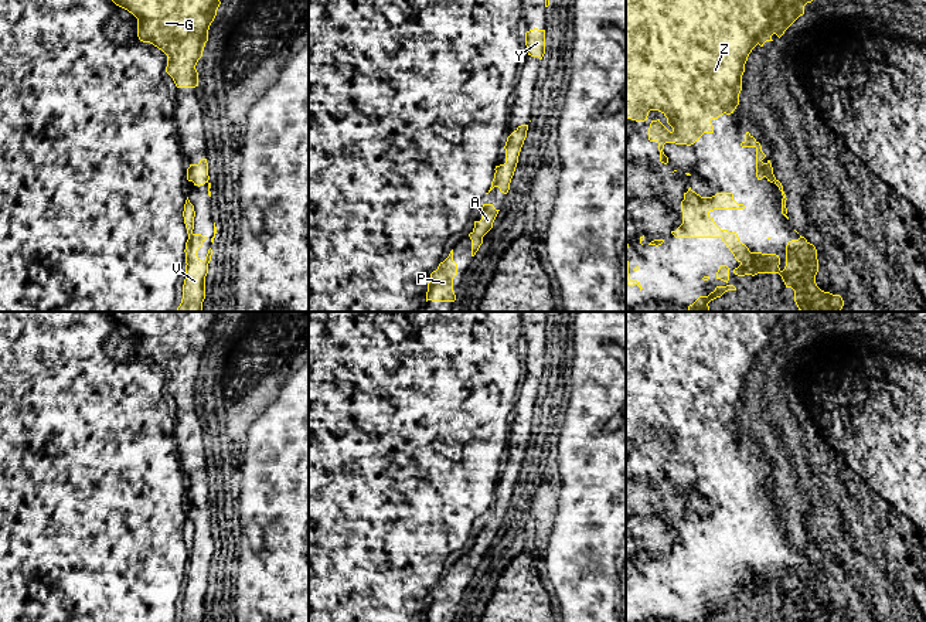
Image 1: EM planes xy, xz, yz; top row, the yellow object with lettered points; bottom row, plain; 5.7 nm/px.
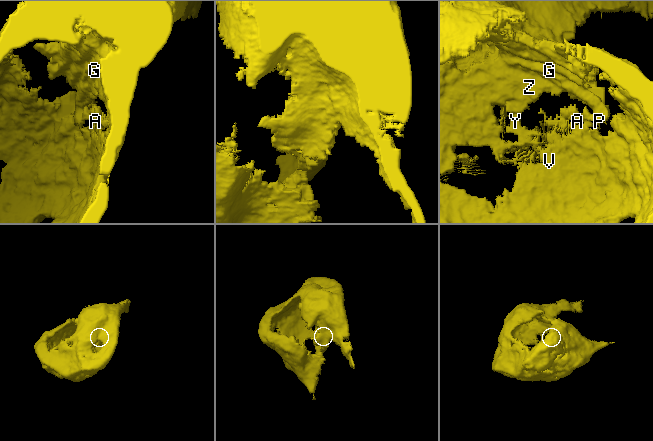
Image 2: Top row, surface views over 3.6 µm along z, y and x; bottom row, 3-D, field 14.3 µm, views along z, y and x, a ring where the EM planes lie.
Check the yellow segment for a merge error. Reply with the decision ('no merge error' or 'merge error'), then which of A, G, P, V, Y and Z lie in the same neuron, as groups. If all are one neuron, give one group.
merge error | A / G P V Y Z

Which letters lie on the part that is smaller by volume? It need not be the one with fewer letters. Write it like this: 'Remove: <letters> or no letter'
Remove: A

